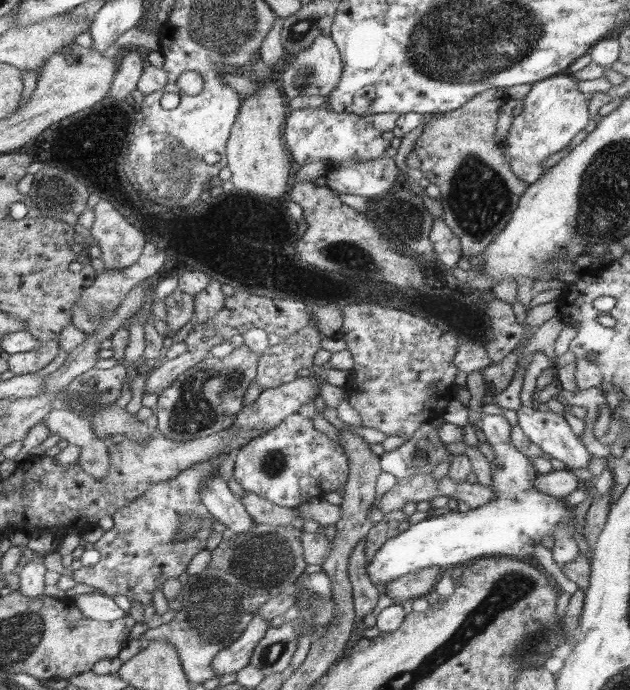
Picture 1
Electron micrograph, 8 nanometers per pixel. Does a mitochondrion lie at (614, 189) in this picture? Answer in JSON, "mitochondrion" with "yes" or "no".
{"mitochondrion":"yes"}

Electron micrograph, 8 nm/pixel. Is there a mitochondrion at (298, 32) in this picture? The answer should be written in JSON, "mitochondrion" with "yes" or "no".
{"mitochondrion":"yes"}

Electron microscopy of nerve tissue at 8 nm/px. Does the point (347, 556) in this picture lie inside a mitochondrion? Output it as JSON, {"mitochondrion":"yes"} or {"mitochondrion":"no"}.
{"mitochondrion":"no"}

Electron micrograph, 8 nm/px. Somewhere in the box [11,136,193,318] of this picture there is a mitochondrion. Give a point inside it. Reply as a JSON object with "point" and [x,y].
{"point":[55,194]}

